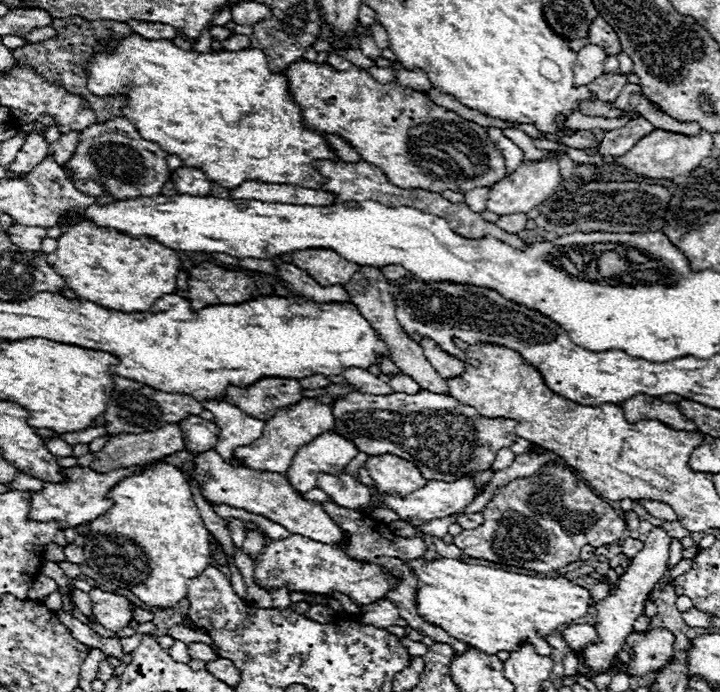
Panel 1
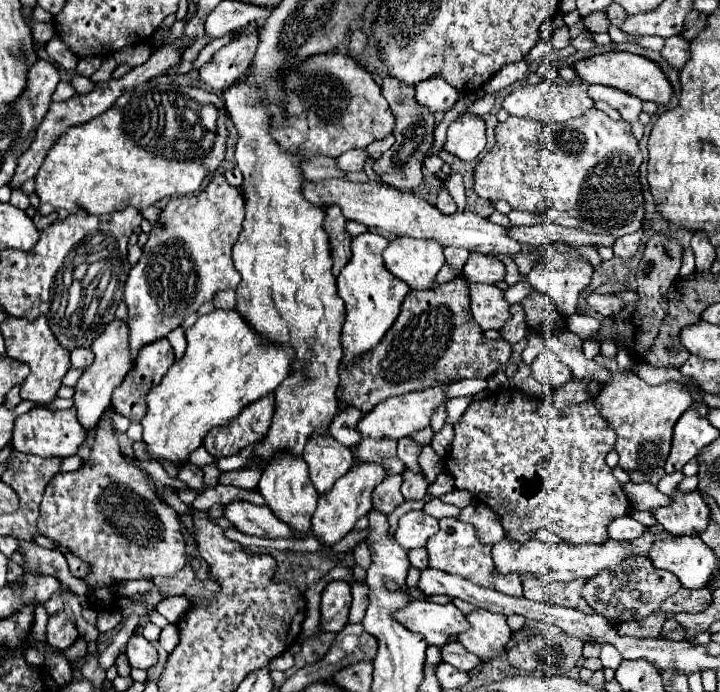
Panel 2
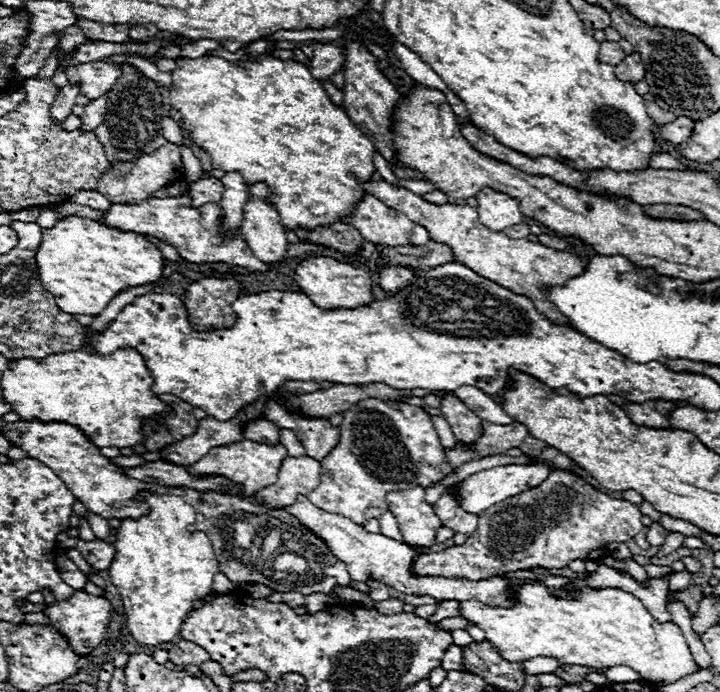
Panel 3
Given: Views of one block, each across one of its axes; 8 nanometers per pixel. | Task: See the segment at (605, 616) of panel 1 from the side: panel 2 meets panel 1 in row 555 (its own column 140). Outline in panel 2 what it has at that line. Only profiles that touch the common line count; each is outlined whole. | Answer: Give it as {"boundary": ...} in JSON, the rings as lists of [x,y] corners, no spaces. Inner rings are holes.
{"boundary":[[[132,636],[126,644],[126,656],[132,668],[148,670],[158,662],[156,648],[144,636]]]}

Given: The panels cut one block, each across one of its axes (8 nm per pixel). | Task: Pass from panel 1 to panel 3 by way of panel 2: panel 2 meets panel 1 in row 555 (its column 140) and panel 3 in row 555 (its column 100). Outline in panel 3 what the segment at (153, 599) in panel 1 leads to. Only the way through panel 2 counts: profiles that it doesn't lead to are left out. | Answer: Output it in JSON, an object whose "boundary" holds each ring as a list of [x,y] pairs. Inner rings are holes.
{"boundary":[[[144,492],[142,496],[136,496],[136,498],[142,498],[146,504],[148,504],[148,514],[144,514],[140,520],[120,520],[120,528],[118,528],[118,540],[114,540],[114,548],[116,548],[116,554],[114,554],[114,560],[108,568],[110,572],[110,580],[114,586],[122,588],[120,594],[122,594],[122,602],[124,602],[124,608],[126,608],[126,618],[128,618],[128,632],[134,636],[134,640],[138,640],[140,644],[146,644],[146,646],[156,646],[156,644],[164,644],[164,642],[172,642],[178,638],[180,634],[180,624],[184,622],[186,614],[192,610],[192,602],[194,600],[200,600],[202,596],[206,596],[210,592],[210,586],[212,586],[212,578],[220,572],[218,570],[218,560],[214,558],[214,550],[210,546],[210,540],[206,538],[206,534],[198,532],[198,530],[192,530],[190,526],[196,522],[196,512],[190,504],[186,504],[180,496],[168,496],[168,494],[150,494],[150,492]]]}

